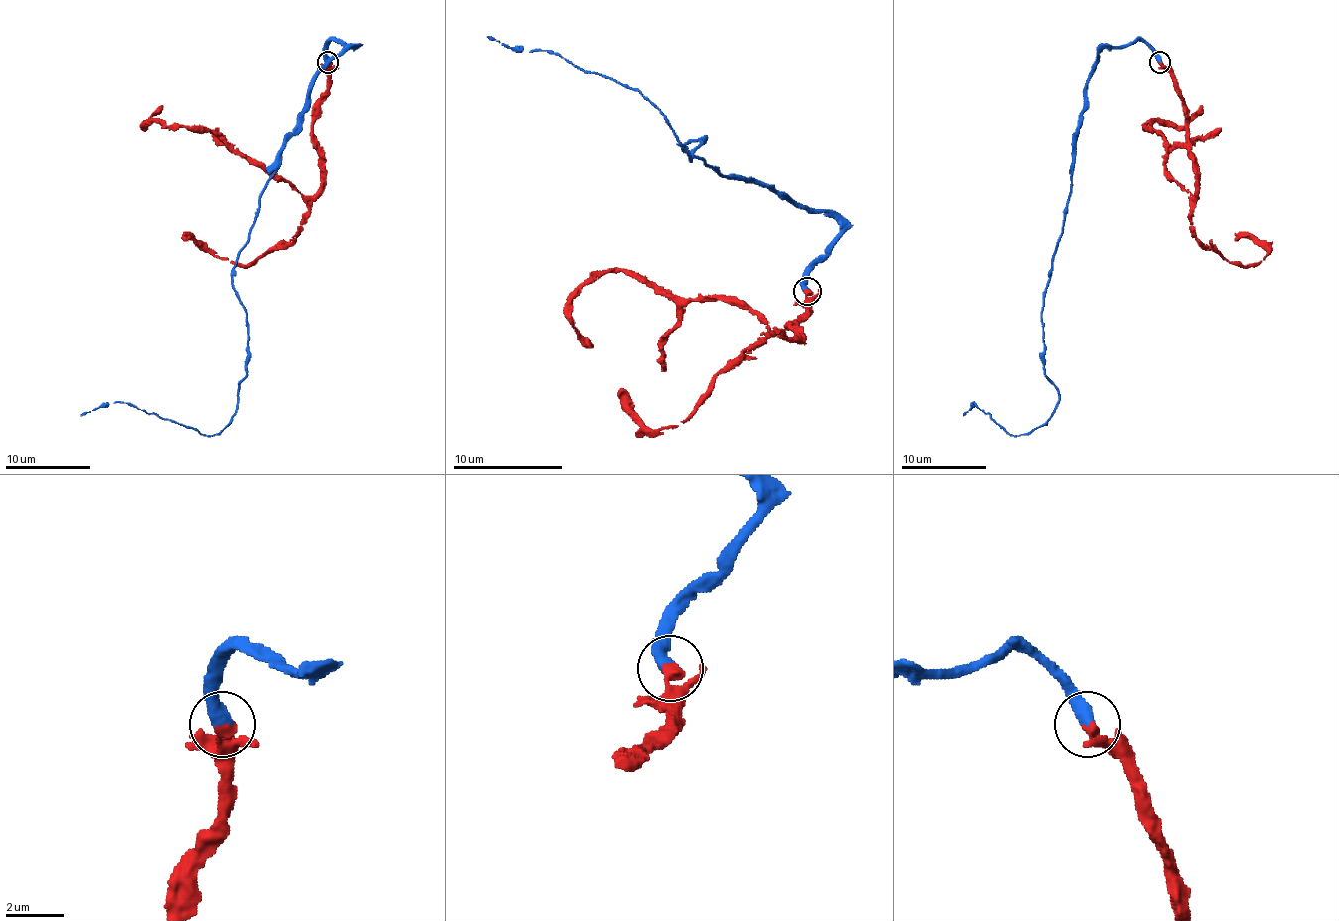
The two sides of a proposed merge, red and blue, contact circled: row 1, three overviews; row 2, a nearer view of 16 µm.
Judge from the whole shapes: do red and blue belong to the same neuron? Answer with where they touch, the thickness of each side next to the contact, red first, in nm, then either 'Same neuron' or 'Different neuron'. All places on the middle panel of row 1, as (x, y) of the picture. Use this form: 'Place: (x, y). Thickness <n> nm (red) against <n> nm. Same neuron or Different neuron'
Place: (807, 291). Thickness 320 nm (red) against 550 nm. Same neuron

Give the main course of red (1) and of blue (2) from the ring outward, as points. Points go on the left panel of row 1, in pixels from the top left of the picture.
1: (328, 62), (313, 124), (322, 175), (313, 196), (303, 196), (211, 130), (144, 126), (163, 105)
2: (328, 62), (332, 39), (354, 46), (318, 75), (235, 266), (233, 419), (203, 436), (124, 402), (80, 415)

